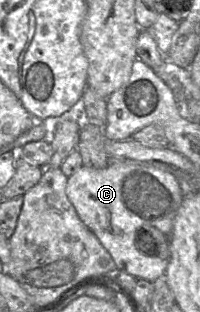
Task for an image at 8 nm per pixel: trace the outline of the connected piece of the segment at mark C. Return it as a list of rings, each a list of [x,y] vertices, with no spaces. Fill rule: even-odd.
[[[111,160],[111,163],[102,169],[82,165],[68,178],[66,194],[80,219],[110,253],[118,270],[153,283],[163,279],[171,258],[173,221],[184,198],[178,180],[171,172],[153,165],[126,160]],[[147,229],[157,229],[167,236],[166,242],[158,245],[154,253],[147,253],[147,247],[143,248],[141,241],[139,242],[140,233]]]

